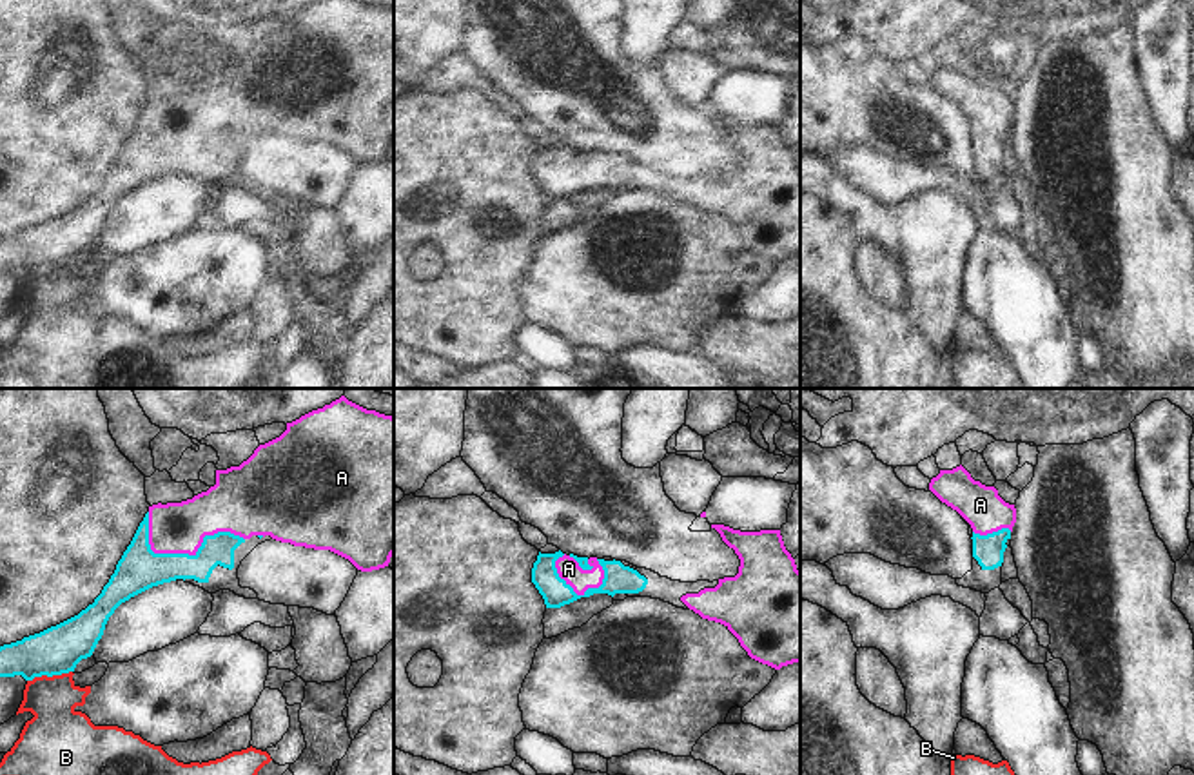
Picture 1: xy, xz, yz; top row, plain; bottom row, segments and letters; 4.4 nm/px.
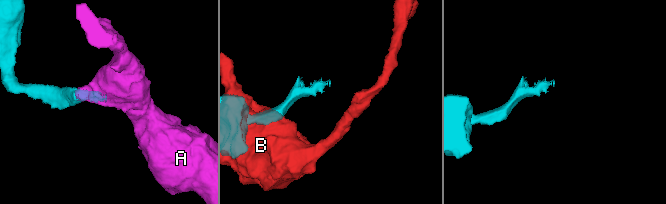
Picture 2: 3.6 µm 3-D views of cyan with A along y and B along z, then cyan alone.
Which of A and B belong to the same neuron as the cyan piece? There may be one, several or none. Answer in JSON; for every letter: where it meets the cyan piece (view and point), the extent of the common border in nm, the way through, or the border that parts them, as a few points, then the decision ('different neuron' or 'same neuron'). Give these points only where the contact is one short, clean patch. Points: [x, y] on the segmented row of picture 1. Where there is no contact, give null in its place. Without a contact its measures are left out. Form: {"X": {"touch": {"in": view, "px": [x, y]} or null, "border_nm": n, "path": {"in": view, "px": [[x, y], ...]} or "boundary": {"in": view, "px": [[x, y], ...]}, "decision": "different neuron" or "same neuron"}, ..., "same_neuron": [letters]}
{"A": {"touch": {"in": "xy", "px": [182, 554]}, "border_nm": 440, "decision": "same neuron"}, "B": {"touch": {"in": "xy", "px": [49, 676]}, "border_nm": 200, "boundary": {"in": "xy", "px": [[71, 670], [60, 676], [35, 676], [28, 681]]}, "decision": "different neuron"}, "same_neuron": ["A"]}

